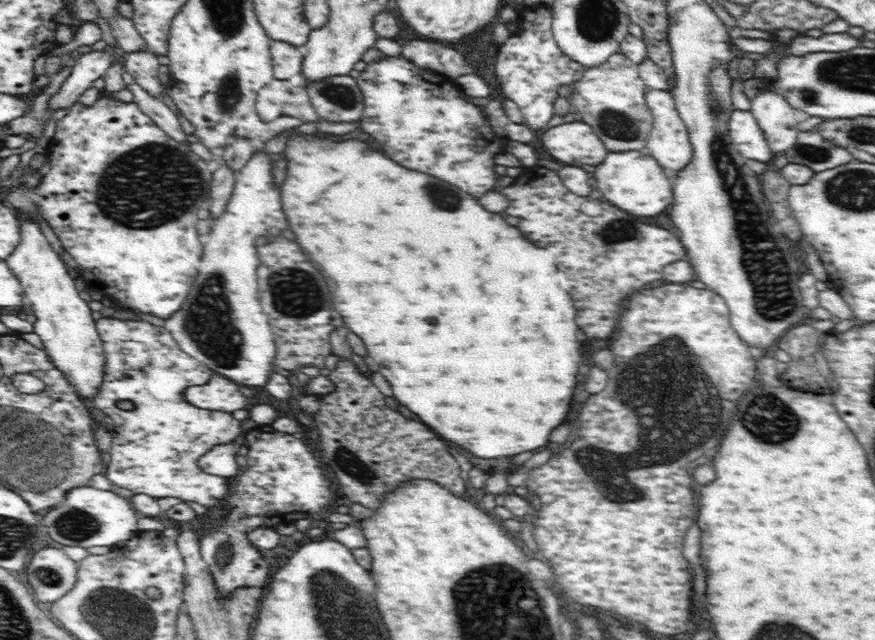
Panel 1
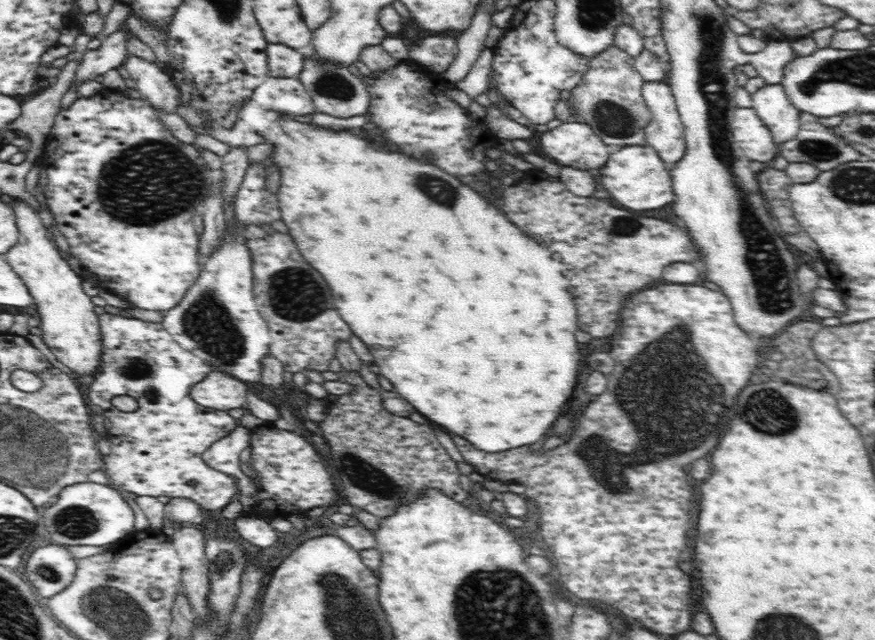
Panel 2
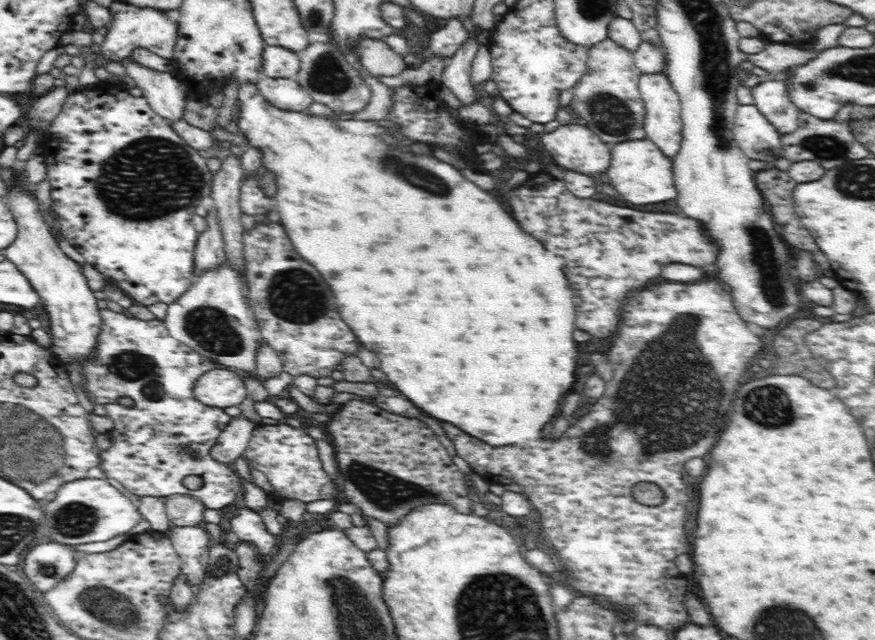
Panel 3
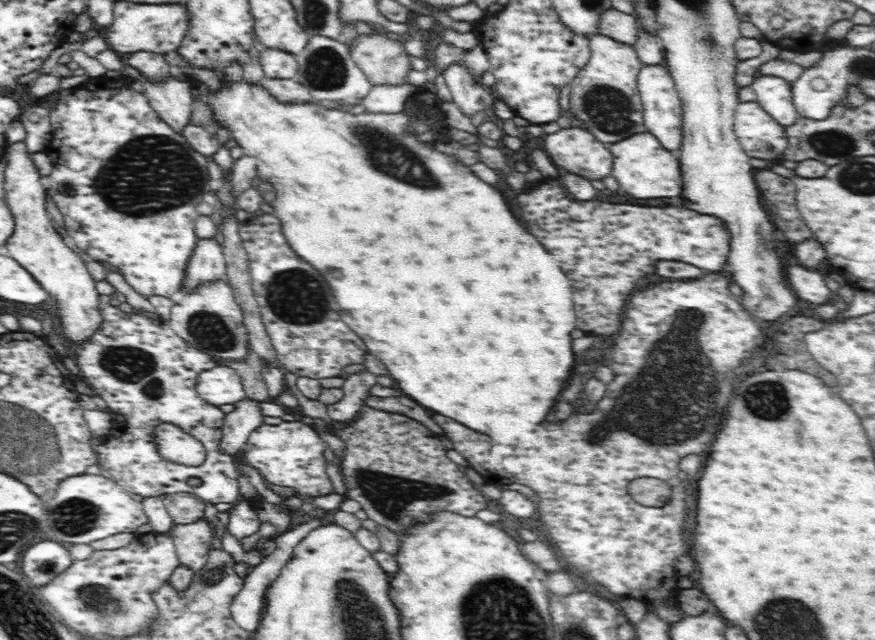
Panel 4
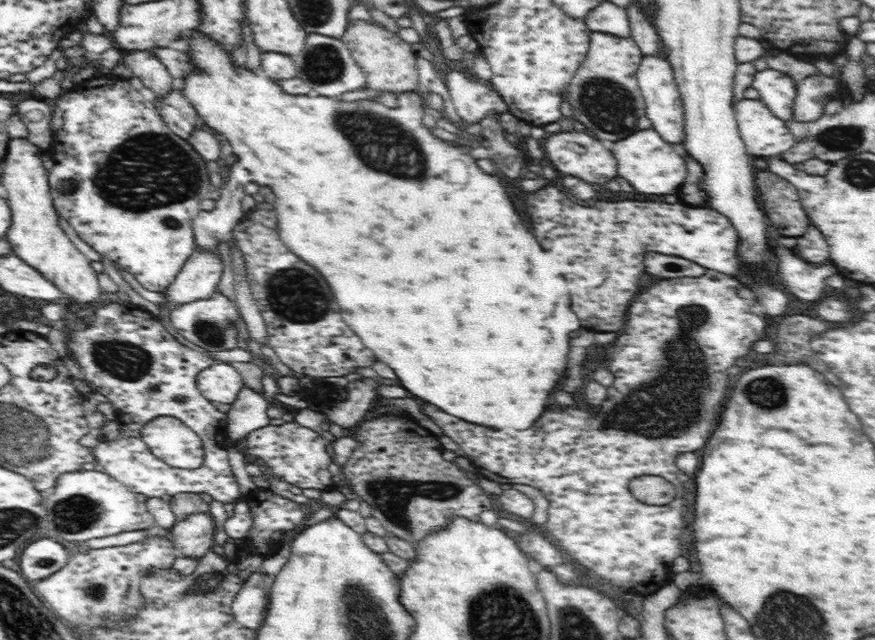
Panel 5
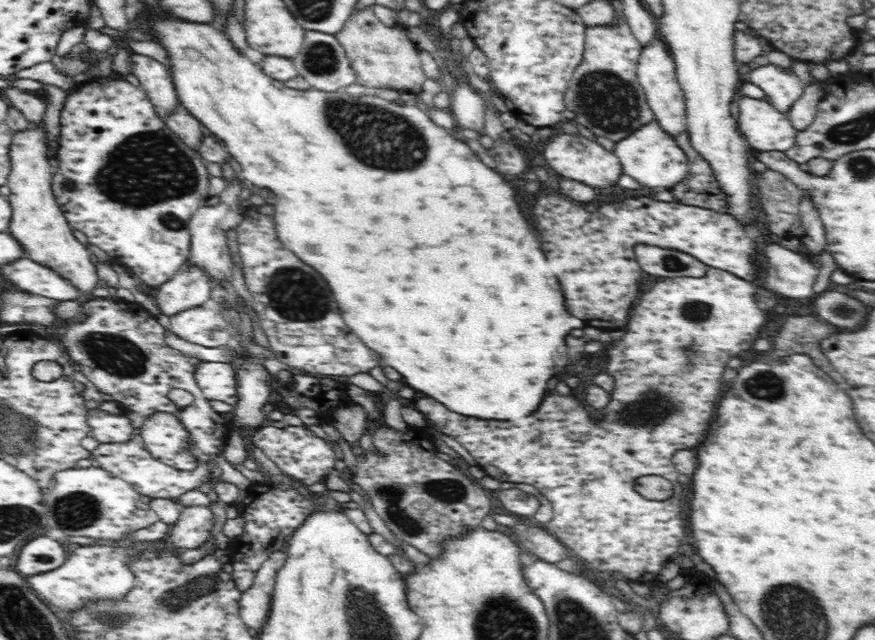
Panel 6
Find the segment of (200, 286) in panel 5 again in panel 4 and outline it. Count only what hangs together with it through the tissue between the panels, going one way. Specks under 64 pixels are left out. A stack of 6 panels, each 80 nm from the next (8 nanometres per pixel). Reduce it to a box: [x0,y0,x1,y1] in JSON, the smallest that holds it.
[181,238,226,294]

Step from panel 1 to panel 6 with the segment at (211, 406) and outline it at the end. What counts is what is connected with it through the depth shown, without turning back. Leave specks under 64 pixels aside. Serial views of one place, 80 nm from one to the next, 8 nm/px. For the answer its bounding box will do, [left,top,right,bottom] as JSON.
[194,361,238,407]

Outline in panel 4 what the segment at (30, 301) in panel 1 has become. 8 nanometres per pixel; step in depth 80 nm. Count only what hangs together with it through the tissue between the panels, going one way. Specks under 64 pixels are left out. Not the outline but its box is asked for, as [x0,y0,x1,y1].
[3,141,103,344]

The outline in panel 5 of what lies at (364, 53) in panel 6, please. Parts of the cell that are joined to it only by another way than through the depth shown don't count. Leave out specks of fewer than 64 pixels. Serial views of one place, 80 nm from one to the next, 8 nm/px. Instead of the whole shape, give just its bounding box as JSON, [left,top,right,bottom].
[339,20,422,94]

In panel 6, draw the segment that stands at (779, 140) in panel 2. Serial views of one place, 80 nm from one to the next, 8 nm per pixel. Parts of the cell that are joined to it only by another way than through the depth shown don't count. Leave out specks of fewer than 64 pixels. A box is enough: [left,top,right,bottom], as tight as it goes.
[748,63,804,115]

